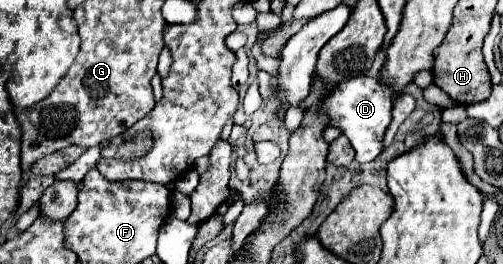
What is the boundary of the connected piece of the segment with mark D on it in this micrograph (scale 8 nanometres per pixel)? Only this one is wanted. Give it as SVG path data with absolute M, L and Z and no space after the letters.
M356 76L350 80L340 82L332 94L324 100L320 116L328 116L330 126L342 130L342 134L350 140L352 148L356 150L356 162L366 164L372 162L382 152L382 136L392 120L392 92L380 86L378 78Z

